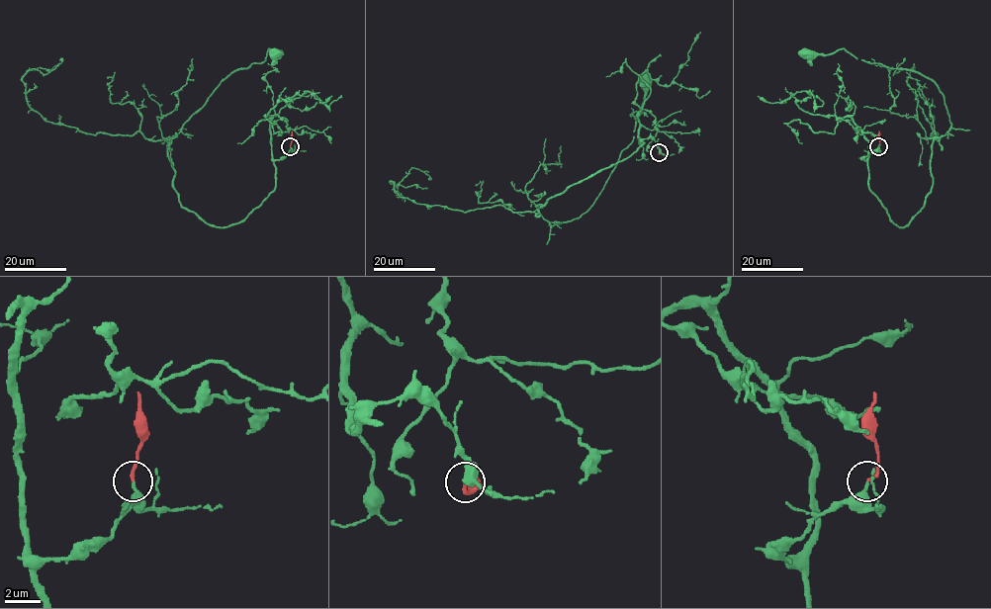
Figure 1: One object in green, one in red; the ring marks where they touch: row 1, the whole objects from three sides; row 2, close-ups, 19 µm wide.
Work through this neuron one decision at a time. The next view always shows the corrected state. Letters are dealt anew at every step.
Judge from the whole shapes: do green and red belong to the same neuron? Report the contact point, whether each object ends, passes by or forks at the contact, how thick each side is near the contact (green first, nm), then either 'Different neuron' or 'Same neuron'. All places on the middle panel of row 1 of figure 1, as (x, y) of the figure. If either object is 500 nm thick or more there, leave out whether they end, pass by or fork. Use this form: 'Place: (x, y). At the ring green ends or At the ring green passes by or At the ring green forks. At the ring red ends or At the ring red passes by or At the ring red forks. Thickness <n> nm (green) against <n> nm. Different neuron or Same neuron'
Place: (659, 152). At the ring green ends. At the ring red ends. Thickness 240 nm (green) against 170 nm. Same neuron

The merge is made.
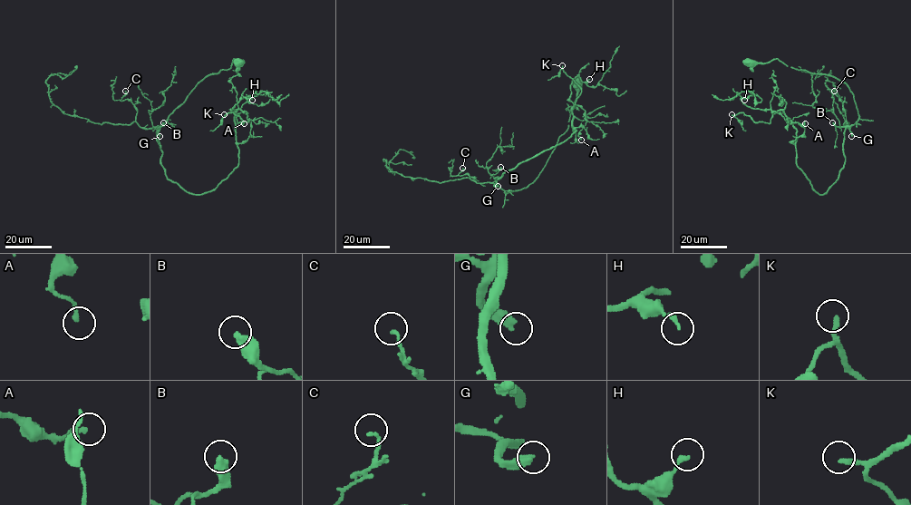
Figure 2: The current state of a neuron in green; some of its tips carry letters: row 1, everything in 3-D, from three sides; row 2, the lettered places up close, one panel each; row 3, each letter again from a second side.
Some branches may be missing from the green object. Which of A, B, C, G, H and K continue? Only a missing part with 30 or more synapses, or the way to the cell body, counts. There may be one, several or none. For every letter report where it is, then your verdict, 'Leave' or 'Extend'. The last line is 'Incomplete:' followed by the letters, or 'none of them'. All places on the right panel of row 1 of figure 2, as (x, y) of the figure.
A: Place: (805, 123). Leave
B: Place: (832, 122). Leave
C: Place: (834, 91). Leave
G: Place: (851, 136). Extend
H: Place: (744, 100). Leave
K: Place: (731, 114). Extend
Incomplete: G, K

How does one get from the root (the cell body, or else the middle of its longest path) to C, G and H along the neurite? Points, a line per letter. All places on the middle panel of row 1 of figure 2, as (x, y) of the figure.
C: (577, 84), (568, 128), (528, 187), (506, 193), (497, 184), (459, 176), (462, 168)
G: (577, 84), (568, 128), (538, 176), (528, 187), (511, 192), (506, 193), (494, 186), (498, 186)
H: (577, 84), (568, 128), (543, 169), (506, 193), (496, 178), (576, 131), (570, 84), (589, 79)

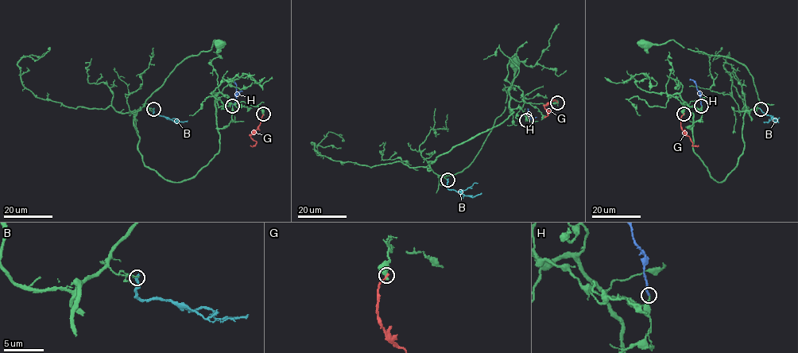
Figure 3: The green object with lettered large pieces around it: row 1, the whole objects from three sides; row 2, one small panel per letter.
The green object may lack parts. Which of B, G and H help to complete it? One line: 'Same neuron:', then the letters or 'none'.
Same neuron: H

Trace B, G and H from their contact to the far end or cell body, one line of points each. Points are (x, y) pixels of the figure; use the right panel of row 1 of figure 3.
B: (761, 109), (778, 122), (774, 121)
G: (683, 114), (681, 129), (689, 137), (692, 145), (698, 145)
H: (701, 105), (700, 92), (695, 83), (690, 79)

